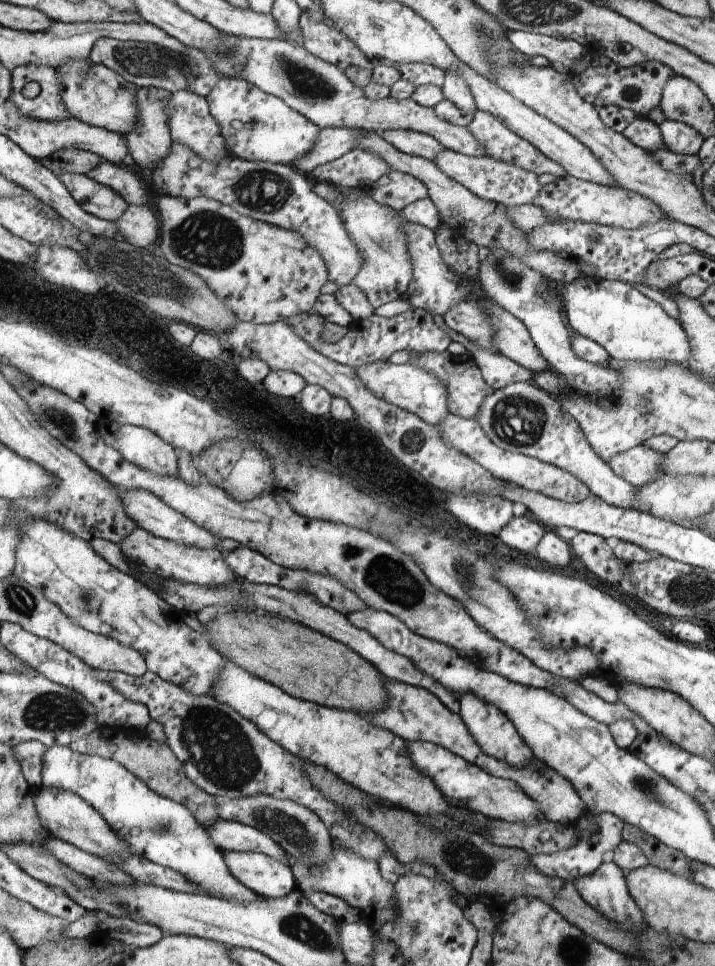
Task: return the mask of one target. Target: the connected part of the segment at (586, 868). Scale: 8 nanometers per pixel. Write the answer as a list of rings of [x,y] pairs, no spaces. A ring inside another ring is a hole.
[[[608,812],[595,816],[595,823],[598,825],[598,829],[595,832],[588,833],[576,830],[578,842],[576,846],[572,846],[568,850],[560,850],[560,852],[553,852],[552,854],[530,854],[532,865],[540,873],[546,874],[546,876],[552,876],[552,878],[559,878],[573,883],[576,880],[582,879],[583,876],[594,874],[603,864],[602,856],[604,856],[604,852],[614,850],[624,841],[623,828],[626,826],[619,816]]]

